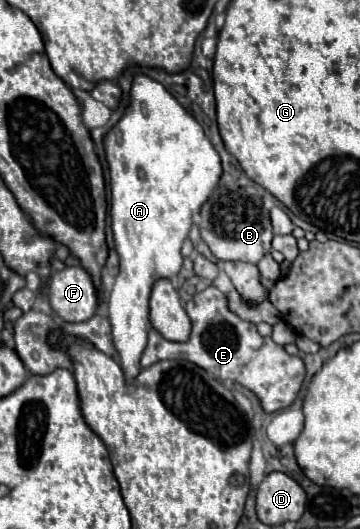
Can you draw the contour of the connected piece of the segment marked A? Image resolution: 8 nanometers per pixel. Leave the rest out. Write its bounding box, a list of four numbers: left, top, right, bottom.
[104,74,222,380]

